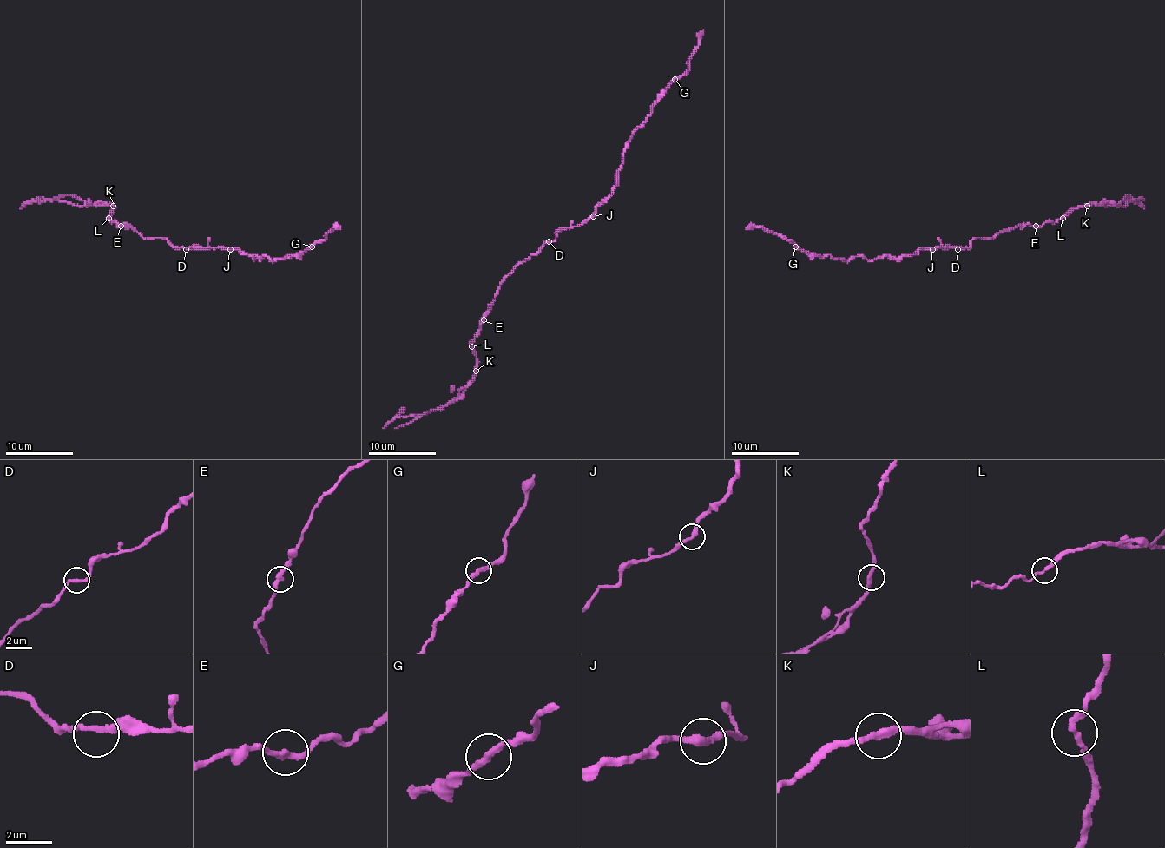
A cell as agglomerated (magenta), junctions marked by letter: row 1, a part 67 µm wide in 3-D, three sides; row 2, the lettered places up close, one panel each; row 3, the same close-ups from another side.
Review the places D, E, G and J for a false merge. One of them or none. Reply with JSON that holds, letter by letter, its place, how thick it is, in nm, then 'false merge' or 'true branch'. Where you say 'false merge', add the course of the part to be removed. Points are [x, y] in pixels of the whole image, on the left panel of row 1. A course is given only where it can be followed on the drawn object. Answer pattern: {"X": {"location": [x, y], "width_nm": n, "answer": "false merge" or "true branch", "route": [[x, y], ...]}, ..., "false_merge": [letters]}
{"D": {"location": [186, 249], "width_nm": 260, "answer": "true branch"}, "E": {"location": [121, 226], "width_nm": 320, "answer": "true branch"}, "G": {"location": [312, 246], "width_nm": 320, "answer": "true branch"}, "J": {"location": [230, 249], "width_nm": 320, "answer": "true branch"}, "false_merge": []}

